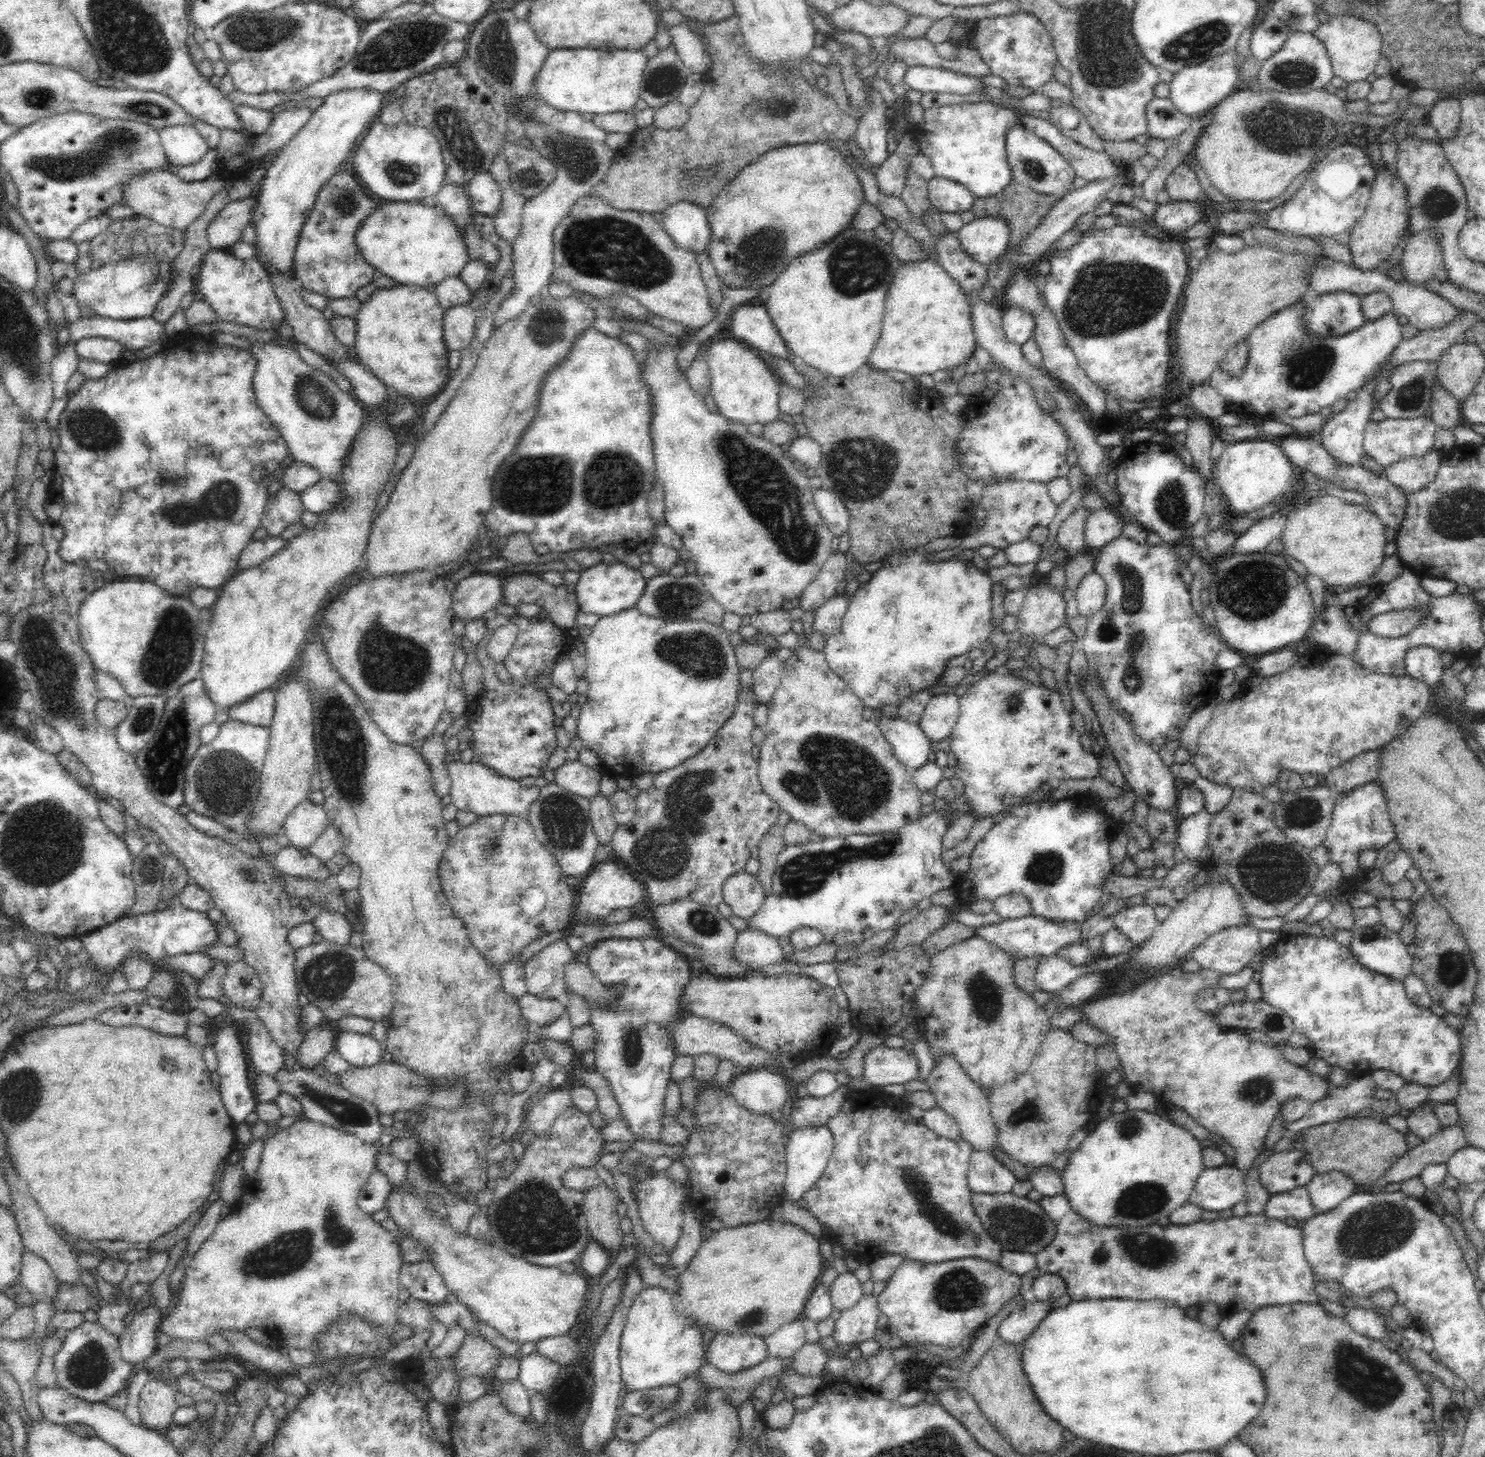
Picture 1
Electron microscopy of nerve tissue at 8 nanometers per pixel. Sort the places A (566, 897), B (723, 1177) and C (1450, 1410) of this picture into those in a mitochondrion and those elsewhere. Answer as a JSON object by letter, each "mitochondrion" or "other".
{"A":"other","B":"other","C":"other"}

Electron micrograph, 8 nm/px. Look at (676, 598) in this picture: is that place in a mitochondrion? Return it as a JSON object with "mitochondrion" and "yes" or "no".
{"mitochondrion":"yes"}

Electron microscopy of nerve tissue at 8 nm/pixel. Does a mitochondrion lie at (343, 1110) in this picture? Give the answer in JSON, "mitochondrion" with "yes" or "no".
{"mitochondrion":"yes"}

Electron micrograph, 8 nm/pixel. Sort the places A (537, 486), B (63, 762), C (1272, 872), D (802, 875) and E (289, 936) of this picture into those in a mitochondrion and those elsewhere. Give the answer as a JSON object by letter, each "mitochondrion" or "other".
{"A":"mitochondrion","B":"other","C":"mitochondrion","D":"mitochondrion","E":"other"}

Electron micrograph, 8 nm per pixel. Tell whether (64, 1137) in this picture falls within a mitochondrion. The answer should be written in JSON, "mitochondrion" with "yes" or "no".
{"mitochondrion":"no"}

